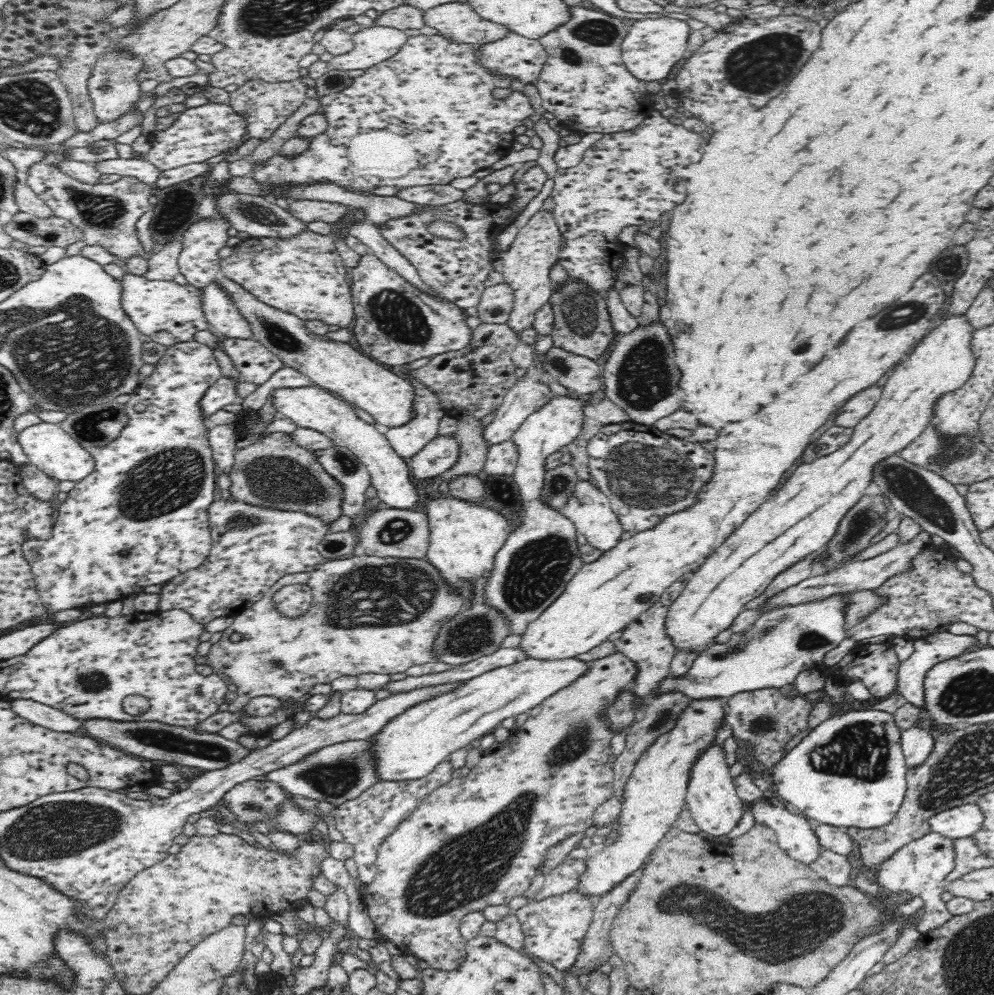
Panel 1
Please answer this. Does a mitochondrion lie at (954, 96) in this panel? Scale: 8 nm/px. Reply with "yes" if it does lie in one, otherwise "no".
no

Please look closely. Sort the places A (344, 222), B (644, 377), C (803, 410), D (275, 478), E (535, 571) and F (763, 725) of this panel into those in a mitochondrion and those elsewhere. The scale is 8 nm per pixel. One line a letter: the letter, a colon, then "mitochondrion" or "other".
A: other
B: mitochondrion
C: other
D: mitochondrion
E: mitochondrion
F: mitochondrion

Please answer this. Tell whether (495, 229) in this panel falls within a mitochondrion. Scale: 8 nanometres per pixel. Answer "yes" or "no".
no

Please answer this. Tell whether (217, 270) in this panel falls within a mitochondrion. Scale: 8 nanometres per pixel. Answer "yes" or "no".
no

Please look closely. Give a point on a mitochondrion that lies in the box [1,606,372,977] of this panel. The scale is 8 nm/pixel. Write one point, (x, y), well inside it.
(336, 778)

